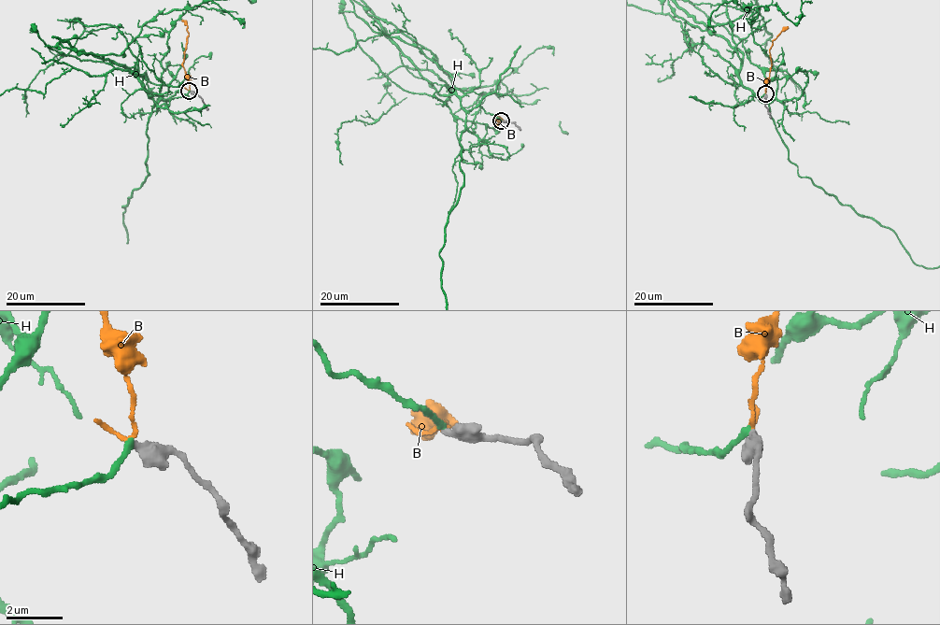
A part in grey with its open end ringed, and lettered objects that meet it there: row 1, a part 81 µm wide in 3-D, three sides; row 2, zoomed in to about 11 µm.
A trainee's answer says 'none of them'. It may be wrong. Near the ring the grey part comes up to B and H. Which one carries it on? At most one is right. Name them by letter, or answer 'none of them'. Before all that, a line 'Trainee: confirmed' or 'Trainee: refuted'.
Trainee: confirmed
none of them

